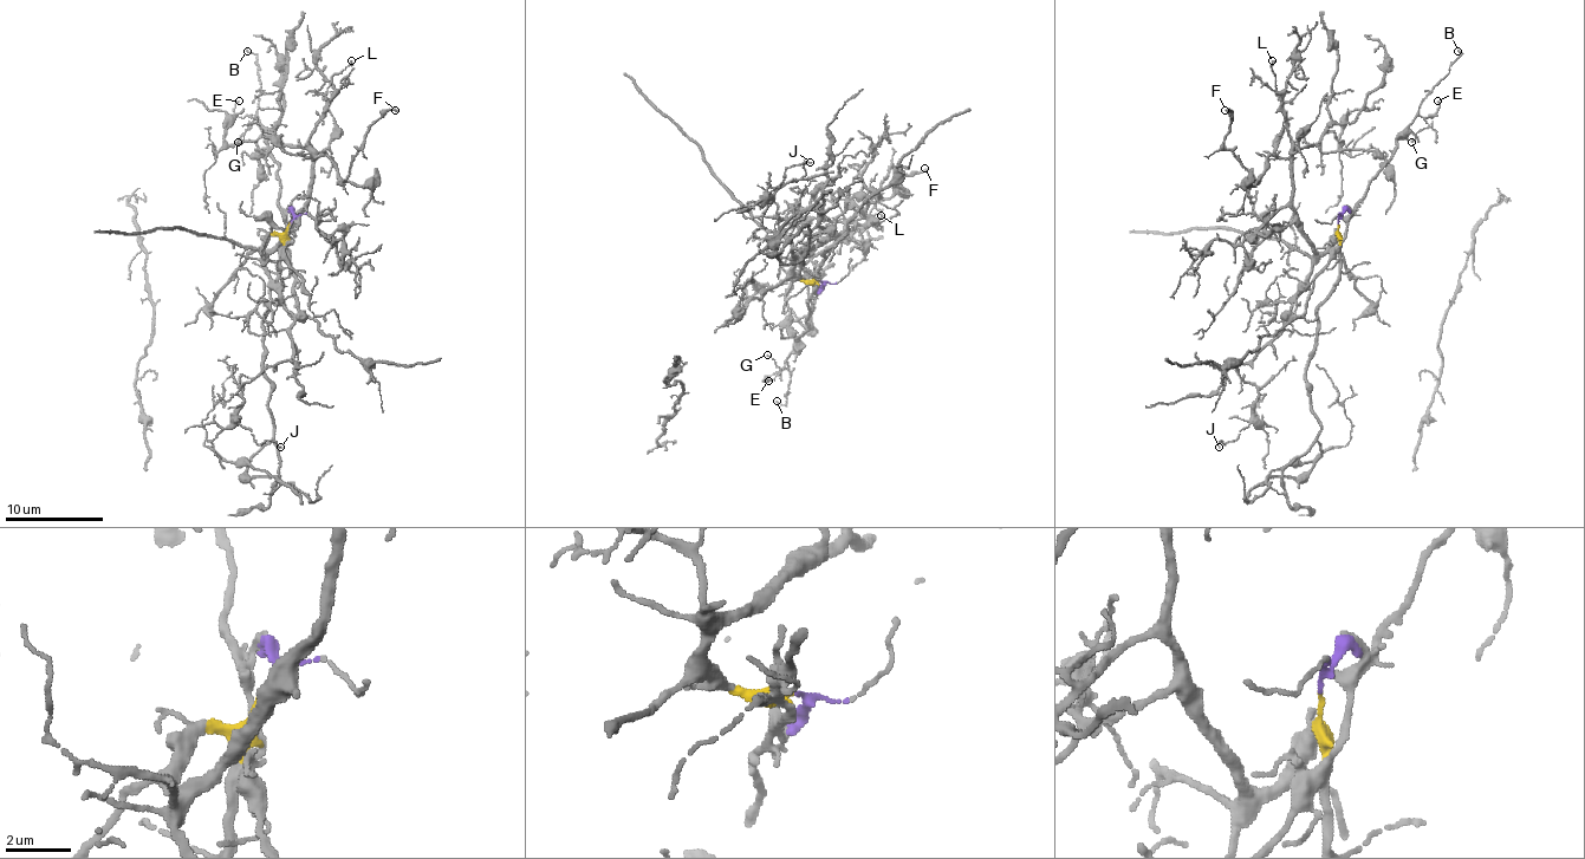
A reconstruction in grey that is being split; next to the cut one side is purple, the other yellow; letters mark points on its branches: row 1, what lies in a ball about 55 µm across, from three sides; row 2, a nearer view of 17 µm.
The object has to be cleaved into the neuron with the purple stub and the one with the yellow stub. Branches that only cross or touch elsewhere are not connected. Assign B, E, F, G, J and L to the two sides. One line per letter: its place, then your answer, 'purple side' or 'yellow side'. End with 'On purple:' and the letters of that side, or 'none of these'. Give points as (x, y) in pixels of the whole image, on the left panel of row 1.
B: (247, 51) | purple side
E: (239, 101) | purple side
F: (395, 110) | yellow side
G: (238, 142) | purple side
J: (280, 447) | yellow side
L: (351, 60) | yellow side
On purple: B, E, G

